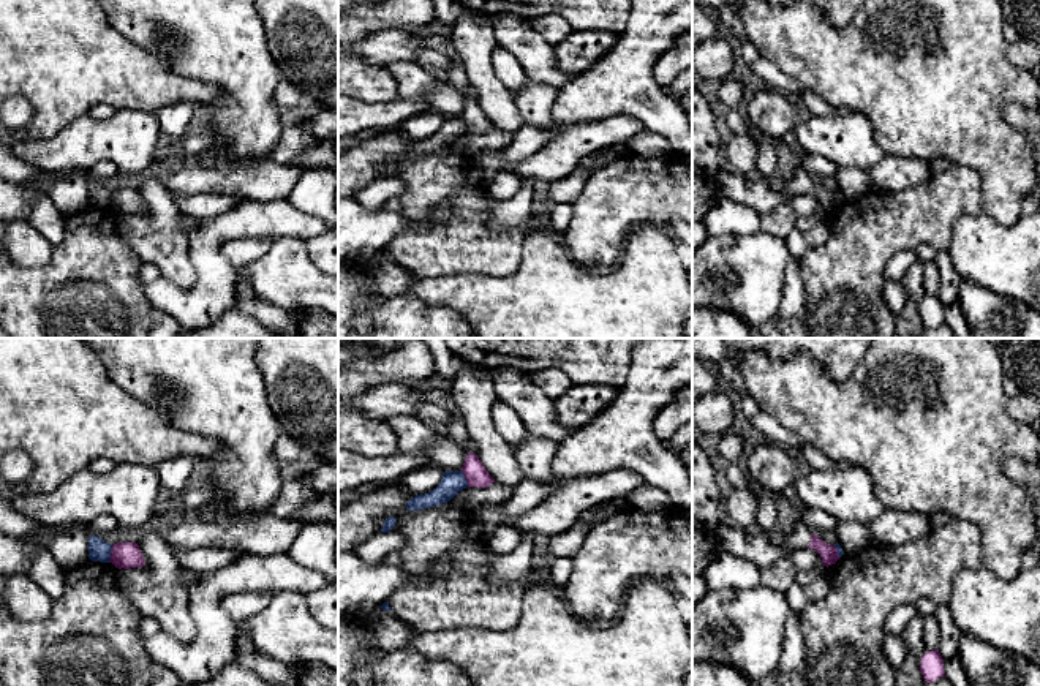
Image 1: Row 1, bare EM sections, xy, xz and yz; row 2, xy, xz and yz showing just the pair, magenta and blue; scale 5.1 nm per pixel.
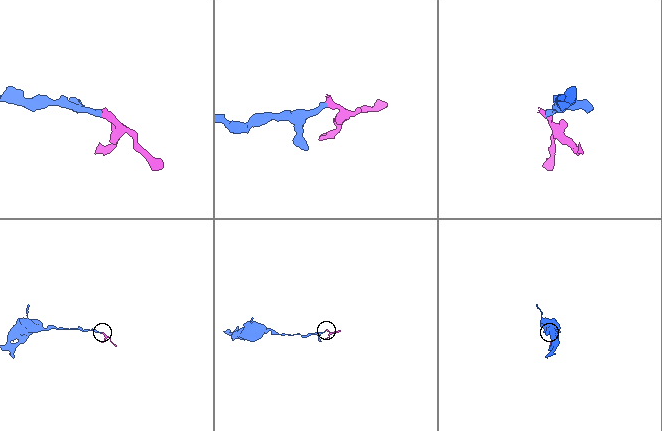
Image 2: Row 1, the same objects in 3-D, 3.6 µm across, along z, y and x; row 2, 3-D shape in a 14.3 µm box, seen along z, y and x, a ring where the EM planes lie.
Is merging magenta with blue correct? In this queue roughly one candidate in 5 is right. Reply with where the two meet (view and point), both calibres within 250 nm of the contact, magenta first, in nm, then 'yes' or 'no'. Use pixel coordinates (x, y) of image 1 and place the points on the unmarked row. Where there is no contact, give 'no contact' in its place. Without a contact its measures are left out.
xy (111, 199) | 140/110 nm | no

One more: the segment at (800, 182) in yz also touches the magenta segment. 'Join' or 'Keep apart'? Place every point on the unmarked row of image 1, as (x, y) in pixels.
Join

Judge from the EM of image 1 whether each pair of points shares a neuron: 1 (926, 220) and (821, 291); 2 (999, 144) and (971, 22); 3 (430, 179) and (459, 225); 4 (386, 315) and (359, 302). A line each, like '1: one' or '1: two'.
1: one
2: one
3: one
4: one

